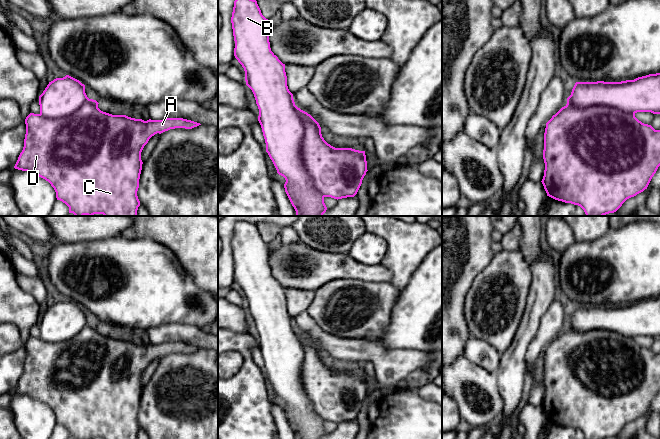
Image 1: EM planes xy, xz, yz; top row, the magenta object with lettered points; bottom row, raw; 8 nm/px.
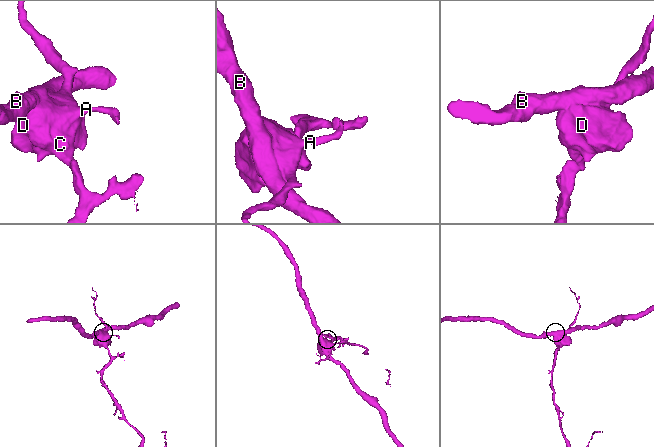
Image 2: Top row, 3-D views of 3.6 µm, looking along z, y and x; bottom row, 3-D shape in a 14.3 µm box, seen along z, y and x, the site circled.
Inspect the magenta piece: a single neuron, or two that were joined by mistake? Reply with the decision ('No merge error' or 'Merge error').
Merge error

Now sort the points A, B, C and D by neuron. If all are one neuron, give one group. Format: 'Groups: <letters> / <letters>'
Groups: A C D / B

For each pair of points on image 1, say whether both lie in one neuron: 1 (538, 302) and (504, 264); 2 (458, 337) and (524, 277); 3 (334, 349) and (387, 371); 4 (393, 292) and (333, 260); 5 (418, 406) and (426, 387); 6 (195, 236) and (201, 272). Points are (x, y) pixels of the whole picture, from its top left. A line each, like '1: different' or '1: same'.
1: different
2: different
3: same
4: different
5: different
6: same

